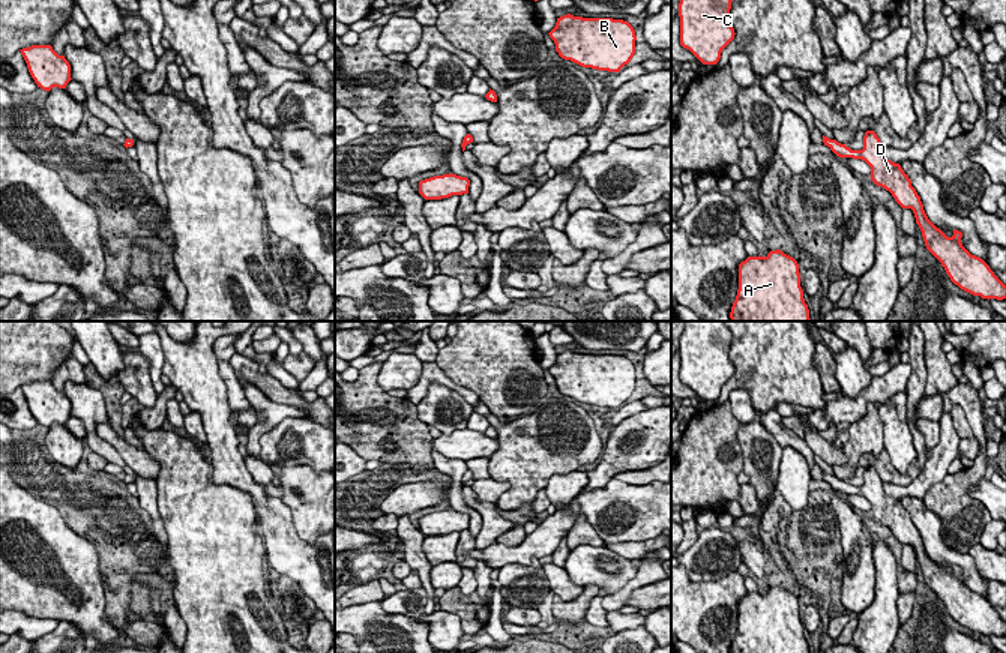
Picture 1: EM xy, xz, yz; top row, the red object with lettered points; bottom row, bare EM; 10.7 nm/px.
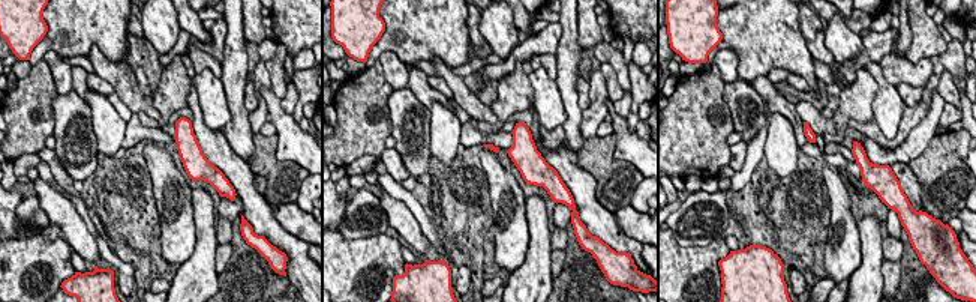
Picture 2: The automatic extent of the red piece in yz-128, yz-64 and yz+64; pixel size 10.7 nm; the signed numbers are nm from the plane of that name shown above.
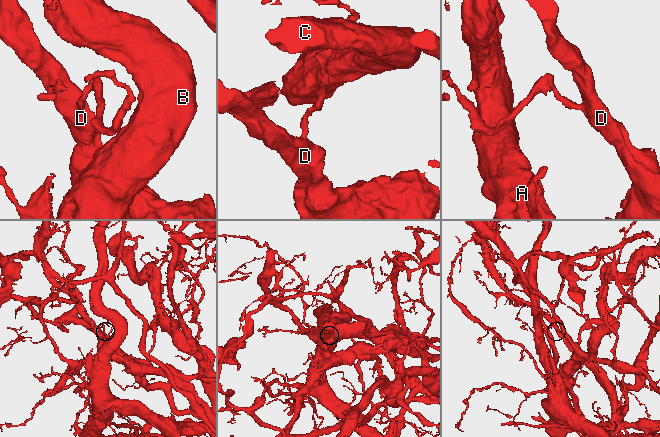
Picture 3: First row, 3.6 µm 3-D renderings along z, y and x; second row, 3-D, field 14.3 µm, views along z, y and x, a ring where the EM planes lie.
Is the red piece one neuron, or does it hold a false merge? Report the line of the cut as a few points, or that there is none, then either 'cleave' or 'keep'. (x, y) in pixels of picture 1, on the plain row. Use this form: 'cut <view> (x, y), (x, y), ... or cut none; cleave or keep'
cut yz (829, 475), (825, 479); cleave

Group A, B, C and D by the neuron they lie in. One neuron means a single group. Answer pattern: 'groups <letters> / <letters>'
groups A B C / D

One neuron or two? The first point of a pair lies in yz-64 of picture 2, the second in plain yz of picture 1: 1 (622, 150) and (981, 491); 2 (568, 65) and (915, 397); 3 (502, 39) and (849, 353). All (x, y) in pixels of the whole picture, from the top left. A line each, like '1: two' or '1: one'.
1: one
2: one
3: one

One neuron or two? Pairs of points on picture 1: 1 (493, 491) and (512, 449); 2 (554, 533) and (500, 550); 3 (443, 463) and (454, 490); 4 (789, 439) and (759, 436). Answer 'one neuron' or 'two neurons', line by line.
1: two neurons
2: one neuron
3: one neuron
4: two neurons

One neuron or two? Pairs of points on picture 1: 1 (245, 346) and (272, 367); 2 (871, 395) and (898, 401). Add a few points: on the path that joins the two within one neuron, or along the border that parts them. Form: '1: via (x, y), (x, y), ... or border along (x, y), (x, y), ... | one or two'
1: via (251, 352), (266, 361) | one
2: border along (904, 391), (885, 401) | two

